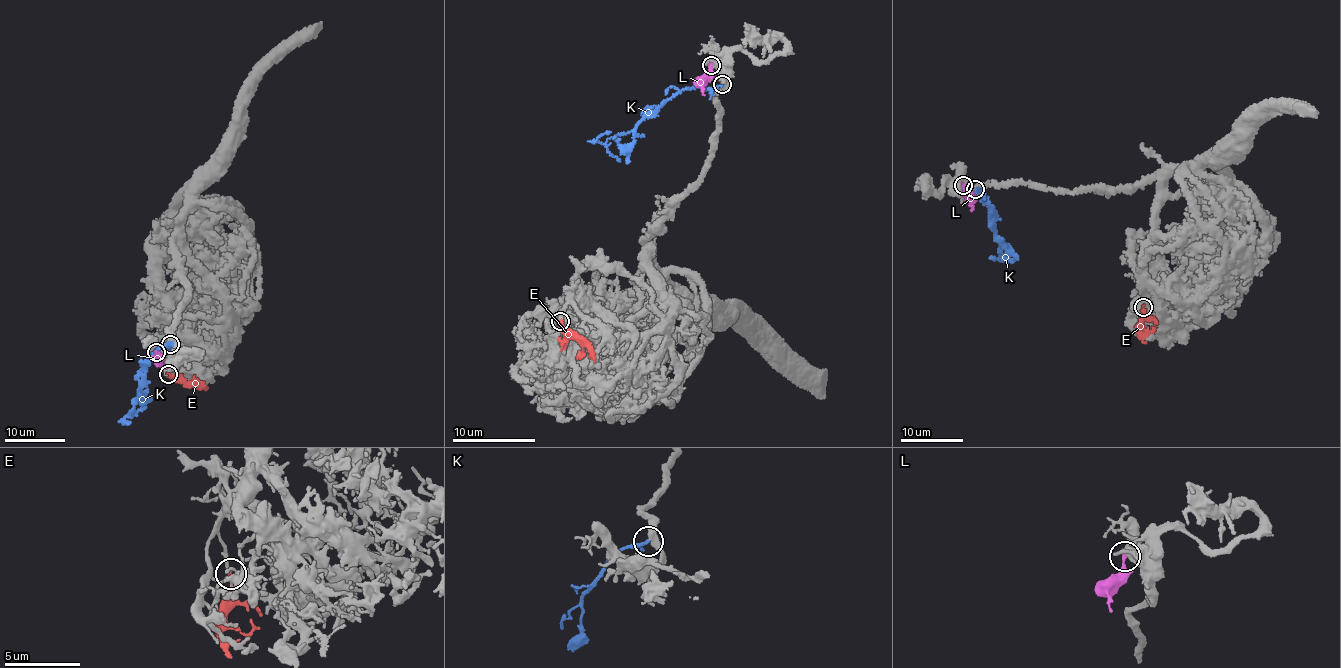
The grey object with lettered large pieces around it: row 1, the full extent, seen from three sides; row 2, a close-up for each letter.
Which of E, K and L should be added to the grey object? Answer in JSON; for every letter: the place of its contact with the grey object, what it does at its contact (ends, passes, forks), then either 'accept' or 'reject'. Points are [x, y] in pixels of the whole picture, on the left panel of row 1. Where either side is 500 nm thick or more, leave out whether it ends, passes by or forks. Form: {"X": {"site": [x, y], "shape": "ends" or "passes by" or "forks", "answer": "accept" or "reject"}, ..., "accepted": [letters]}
{"E": {"site": [168, 374], "shape": "ends", "answer": "accept"}, "K": {"site": [170, 344], "shape": "ends", "answer": "reject"}, "L": {"site": [156, 352], "answer": "reject"}, "accepted": ["E"]}

